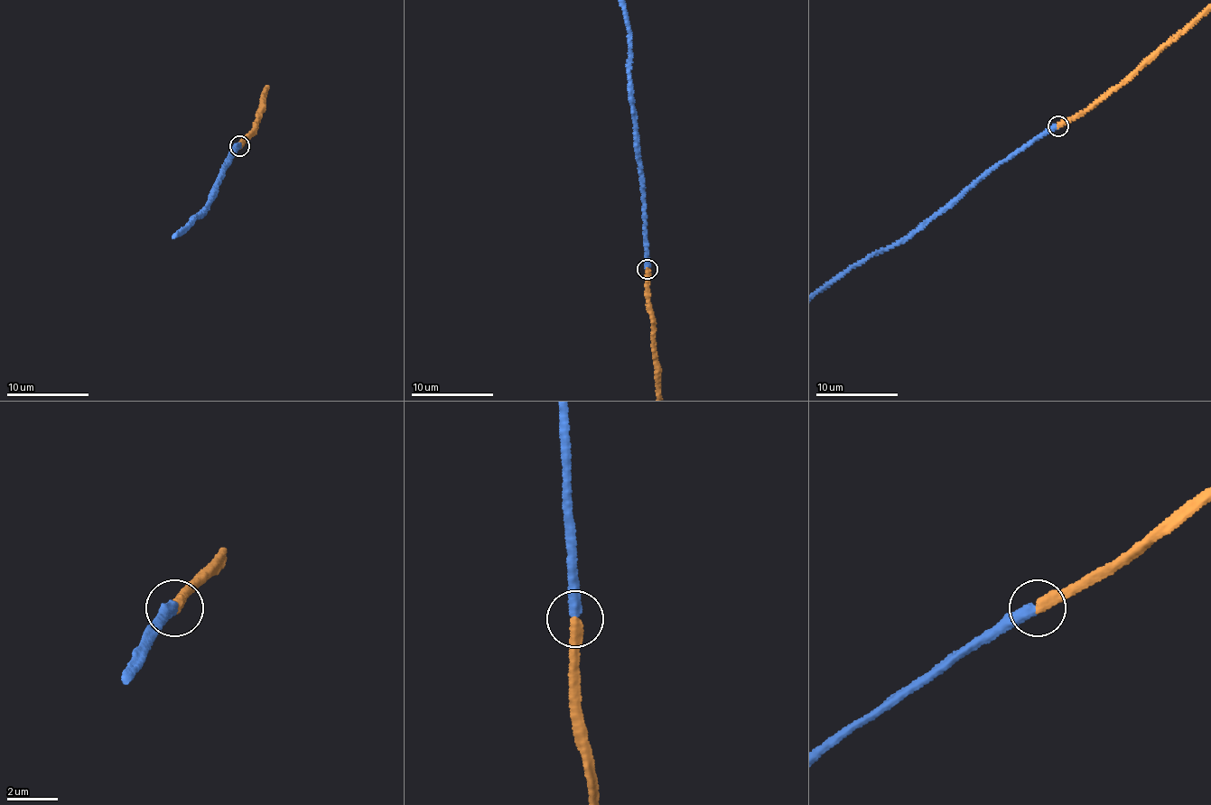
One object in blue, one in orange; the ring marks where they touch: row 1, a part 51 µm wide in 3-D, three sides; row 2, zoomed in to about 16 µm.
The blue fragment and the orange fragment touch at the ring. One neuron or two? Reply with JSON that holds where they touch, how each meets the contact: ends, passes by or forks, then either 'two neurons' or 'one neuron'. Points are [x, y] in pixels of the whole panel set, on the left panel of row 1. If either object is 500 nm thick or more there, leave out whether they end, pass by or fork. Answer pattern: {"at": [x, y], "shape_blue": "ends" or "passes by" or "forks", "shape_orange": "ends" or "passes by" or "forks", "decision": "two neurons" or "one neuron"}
{"at": [239, 146], "shape_blue": "ends", "shape_orange": "ends", "decision": "one neuron"}

